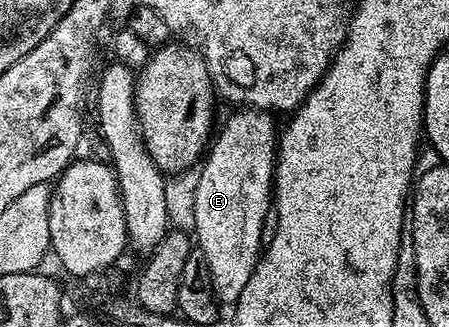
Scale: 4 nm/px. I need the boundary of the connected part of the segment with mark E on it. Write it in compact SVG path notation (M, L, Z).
M243 107L241 110L234 110L230 117L226 120L226 125L213 137L212 143L209 145L208 151L204 156L204 163L200 168L200 182L196 189L196 222L192 236L196 241L197 251L203 260L206 261L210 277L212 278L212 286L214 287L214 295L217 296L219 305L229 306L237 305L240 294L244 290L244 286L248 286L248 278L252 278L252 270L258 265L258 257L264 248L264 232L262 236L262 227L266 224L266 215L272 212L272 189L274 186L274 166L276 163L276 149L280 139L279 129L274 129L275 117L271 113L261 108Z

